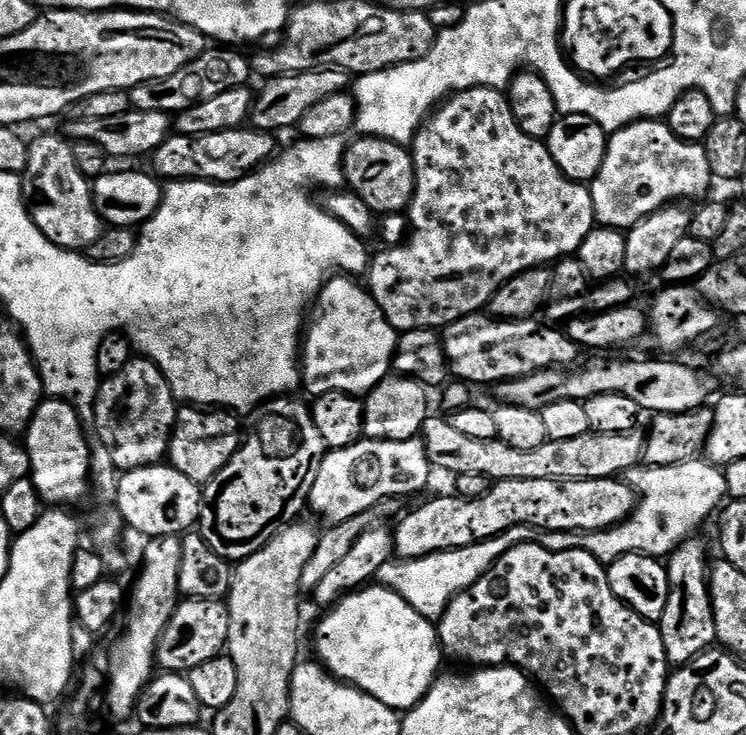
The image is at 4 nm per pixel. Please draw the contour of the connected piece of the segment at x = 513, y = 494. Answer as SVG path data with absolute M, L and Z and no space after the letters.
M623 479L610 480L535 480L534 482L514 482L498 480L486 494L467 500L455 494L436 496L413 512L405 511L399 517L400 525L394 528L394 552L401 560L413 560L429 556L435 552L445 552L455 548L465 548L502 534L511 528L526 527L545 532L601 532L621 524L636 508L636 492Z

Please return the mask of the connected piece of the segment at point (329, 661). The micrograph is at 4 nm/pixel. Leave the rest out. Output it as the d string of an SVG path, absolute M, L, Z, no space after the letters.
M365 586L351 592L325 612L328 613L316 628L319 663L333 676L343 678L366 694L378 698L378 702L397 710L412 708L431 690L433 682L441 675L442 649L437 625L422 618L422 614L418 614L418 610L394 590L383 586Z

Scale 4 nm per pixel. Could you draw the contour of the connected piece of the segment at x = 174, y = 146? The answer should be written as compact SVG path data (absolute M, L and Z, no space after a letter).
M245 126L234 130L218 130L214 134L182 136L169 134L166 142L152 152L151 171L161 181L210 180L213 184L233 184L251 176L256 169L267 164L278 151L277 137L271 132L260 132Z

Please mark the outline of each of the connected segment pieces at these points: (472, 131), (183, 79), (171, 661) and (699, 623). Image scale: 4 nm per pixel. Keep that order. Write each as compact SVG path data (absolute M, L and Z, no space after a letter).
M467 88L461 92L453 92L421 124L412 140L410 151L414 162L416 185L412 200L406 209L410 229L408 238L402 244L381 247L381 252L371 257L366 273L368 291L372 293L374 302L378 302L382 314L386 314L386 322L390 322L390 326L394 326L397 333L423 328L443 330L462 318L477 315L481 310L487 309L488 299L492 297L494 290L498 290L498 286L502 286L520 272L548 266L561 258L571 257L582 246L582 238L586 238L586 234L590 234L590 230L597 227L591 187L587 183L572 180L566 174L562 174L562 170L550 154L547 143L544 140L535 140L522 130L522 126L518 126L518 122L514 122L510 102L501 89Z
M208 46L202 54L198 54L198 58L194 58L194 62L190 62L186 66L182 66L182 70L174 70L174 74L166 74L166 78L154 78L150 82L142 82L138 86L134 86L128 92L128 97L132 103L132 107L138 110L158 110L175 114L183 112L184 109L192 104L197 104L199 100L206 98L214 98L214 94L226 94L226 90L234 90L235 88L245 87L249 83L248 79L253 79L254 73L249 57L243 56L243 51L237 50L232 46Z
M181 599L174 614L162 630L162 638L156 647L156 662L164 672L187 674L194 666L210 662L210 658L221 655L228 647L230 618L228 605L224 600Z
M689 538L667 557L666 567L670 582L670 598L666 598L666 610L662 610L658 627L662 634L662 646L666 646L669 665L679 666L688 664L716 644L714 610L708 593L708 548L700 538Z

